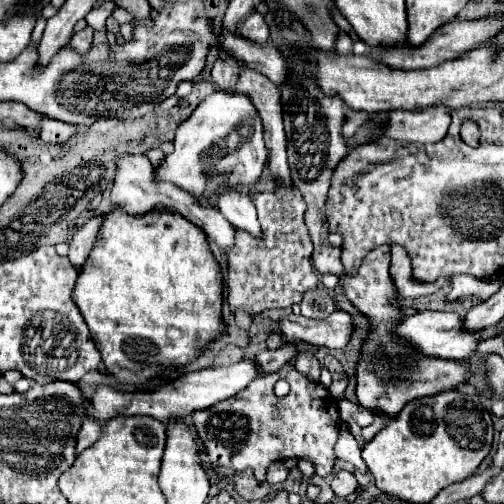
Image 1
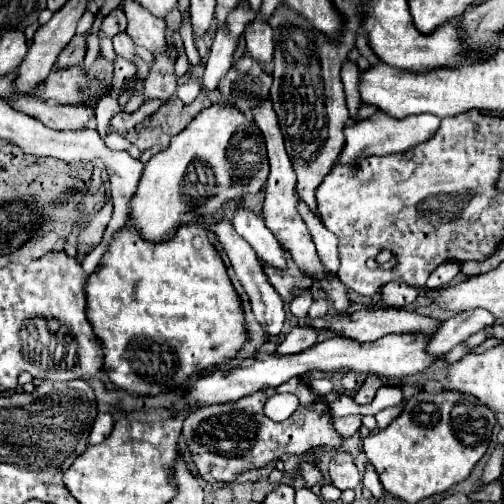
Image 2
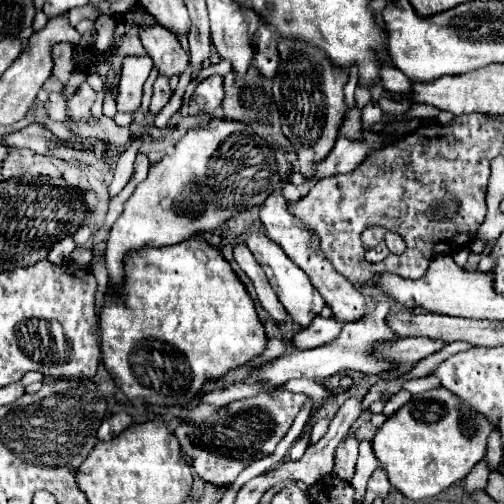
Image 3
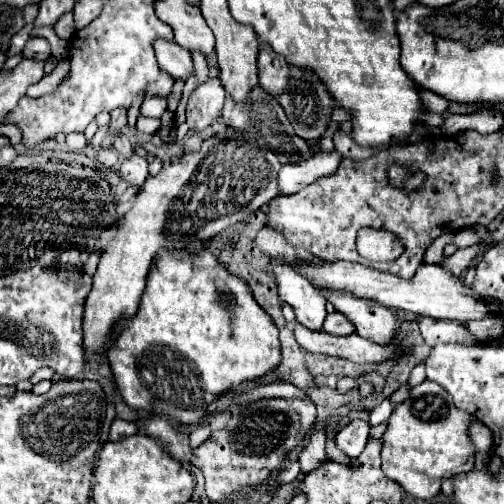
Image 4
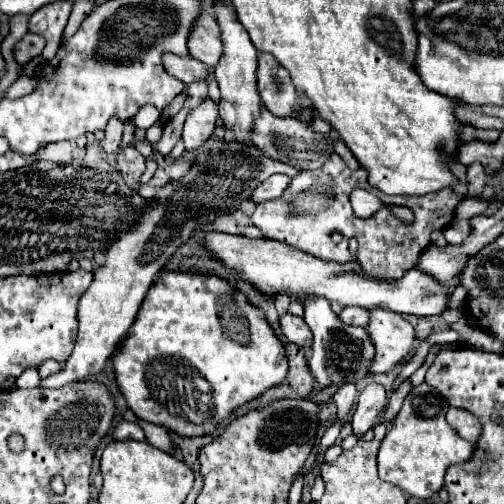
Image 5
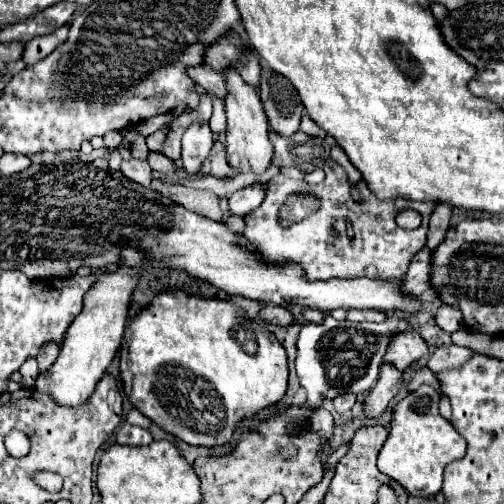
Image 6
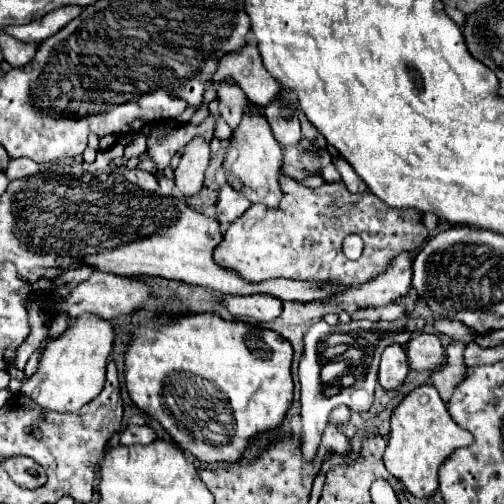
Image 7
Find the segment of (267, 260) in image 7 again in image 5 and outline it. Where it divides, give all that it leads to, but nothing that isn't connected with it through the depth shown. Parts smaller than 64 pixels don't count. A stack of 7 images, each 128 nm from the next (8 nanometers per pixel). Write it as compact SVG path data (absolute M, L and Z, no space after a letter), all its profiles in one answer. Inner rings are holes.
M332 154L326 164L318 170L304 170L292 178L292 186L284 192L284 196L260 202L252 214L254 226L258 226L270 240L284 242L288 246L300 248L308 254L316 254L320 260L332 262L348 262L350 250L348 240L358 240L358 262L370 276L382 276L388 280L396 280L404 276L418 264L420 254L430 244L430 228L442 230L454 220L456 206L460 196L452 188L442 188L438 194L426 196L386 196L374 190L368 184L368 172L364 168L350 170L338 154ZM312 174L312 180L308 178ZM356 188L364 188L380 196L384 202L382 210L372 214L370 218L356 218L350 206L350 192ZM388 206L408 206L414 212L414 220L404 224L396 218ZM338 230L342 234L342 242L332 242L332 232Z

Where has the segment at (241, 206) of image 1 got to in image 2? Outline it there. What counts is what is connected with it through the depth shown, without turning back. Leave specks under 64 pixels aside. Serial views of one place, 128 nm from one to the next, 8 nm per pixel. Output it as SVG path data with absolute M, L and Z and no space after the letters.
M238 208L238 210L234 210L232 224L234 224L236 232L254 248L256 256L262 262L268 262L272 266L284 268L282 248L280 248L278 240L274 238L274 234L266 228L262 216L258 216L258 214L250 212L250 210Z

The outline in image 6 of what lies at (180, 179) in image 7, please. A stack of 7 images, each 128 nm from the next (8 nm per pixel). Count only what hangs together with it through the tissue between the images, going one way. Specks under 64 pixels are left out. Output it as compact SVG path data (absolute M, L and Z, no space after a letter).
M190 124L182 136L182 162L188 176L198 176L202 162L212 148L212 132L208 124Z

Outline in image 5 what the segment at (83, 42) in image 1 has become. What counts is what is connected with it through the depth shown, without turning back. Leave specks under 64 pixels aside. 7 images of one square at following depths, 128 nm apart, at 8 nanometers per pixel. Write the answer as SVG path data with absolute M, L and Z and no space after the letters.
M28 32L28 34L14 46L14 58L16 58L16 62L22 66L22 64L30 62L32 58L40 56L42 50L44 50L44 46L46 46L44 36L38 36L38 34Z

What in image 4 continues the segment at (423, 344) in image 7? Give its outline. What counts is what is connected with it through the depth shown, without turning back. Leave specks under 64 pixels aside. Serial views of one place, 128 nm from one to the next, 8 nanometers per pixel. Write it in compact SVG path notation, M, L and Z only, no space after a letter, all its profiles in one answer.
M322 288L322 294L326 296L328 302L334 304L334 308L340 314L344 314L354 324L358 336L376 340L378 344L386 344L388 340L394 338L398 320L388 308L376 304L374 300L358 298L344 290Z

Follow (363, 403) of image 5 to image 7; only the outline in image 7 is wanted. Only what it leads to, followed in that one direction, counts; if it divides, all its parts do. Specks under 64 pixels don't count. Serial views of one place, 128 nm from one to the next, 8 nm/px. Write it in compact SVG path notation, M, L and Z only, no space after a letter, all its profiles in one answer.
M392 344L392 348L384 350L378 382L384 390L396 390L404 382L406 374L408 374L408 362L404 356L404 348Z

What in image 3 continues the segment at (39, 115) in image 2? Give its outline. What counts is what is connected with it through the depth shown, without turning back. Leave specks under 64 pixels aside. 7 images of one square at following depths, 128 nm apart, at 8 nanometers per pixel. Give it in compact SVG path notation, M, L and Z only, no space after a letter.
M90 116L86 122L70 122L66 120L68 130L78 138L90 138L90 140L104 140L104 142L120 142L120 128L114 124L112 118Z

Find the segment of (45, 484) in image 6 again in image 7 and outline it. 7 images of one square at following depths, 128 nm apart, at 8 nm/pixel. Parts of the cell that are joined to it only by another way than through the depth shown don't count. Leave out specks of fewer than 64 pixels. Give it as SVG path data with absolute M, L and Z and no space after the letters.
M12 458L12 460L6 460L2 466L10 474L10 478L22 488L34 489L46 484L46 472L34 460Z

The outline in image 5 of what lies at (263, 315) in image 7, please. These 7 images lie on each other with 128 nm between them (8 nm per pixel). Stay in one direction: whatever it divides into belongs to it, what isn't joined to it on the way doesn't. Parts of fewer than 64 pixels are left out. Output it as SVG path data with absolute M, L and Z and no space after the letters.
M284 314L284 316L280 316L280 326L282 326L284 336L288 336L290 342L294 342L306 350L312 348L312 332L310 332L308 324L304 322L304 318Z

